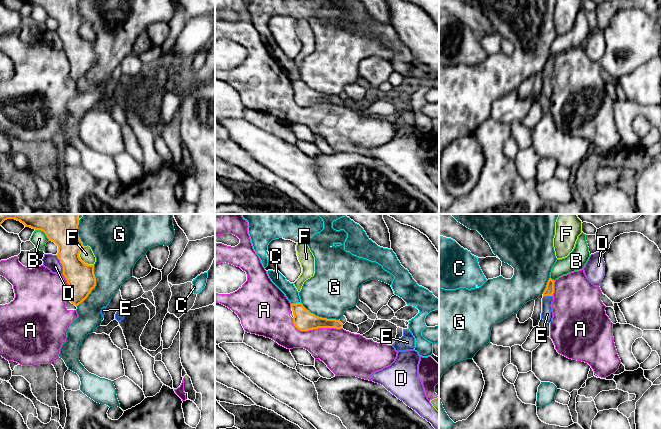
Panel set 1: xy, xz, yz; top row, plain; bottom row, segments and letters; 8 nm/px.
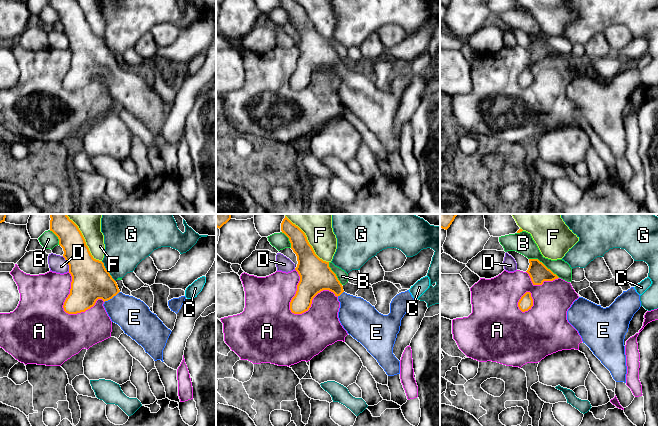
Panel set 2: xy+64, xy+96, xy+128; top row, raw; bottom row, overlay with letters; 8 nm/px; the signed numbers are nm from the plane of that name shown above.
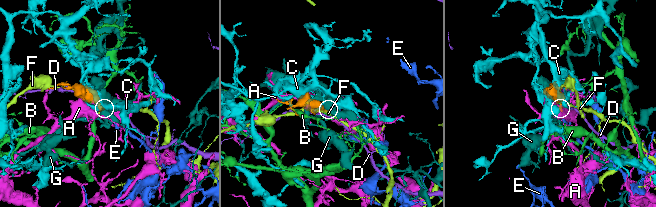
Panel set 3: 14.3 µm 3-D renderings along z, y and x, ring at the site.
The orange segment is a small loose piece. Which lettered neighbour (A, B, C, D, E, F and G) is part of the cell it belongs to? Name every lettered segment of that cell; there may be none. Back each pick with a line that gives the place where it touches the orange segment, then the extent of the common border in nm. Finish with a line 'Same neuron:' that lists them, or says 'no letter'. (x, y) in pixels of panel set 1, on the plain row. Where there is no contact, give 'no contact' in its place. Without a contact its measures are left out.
E: contact yz (547, 71); length 80 nm
Same neuron: E

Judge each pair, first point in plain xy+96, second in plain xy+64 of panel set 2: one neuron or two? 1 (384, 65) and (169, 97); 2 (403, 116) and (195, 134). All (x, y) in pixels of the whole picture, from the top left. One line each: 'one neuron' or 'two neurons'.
1: one neuron
2: two neurons

